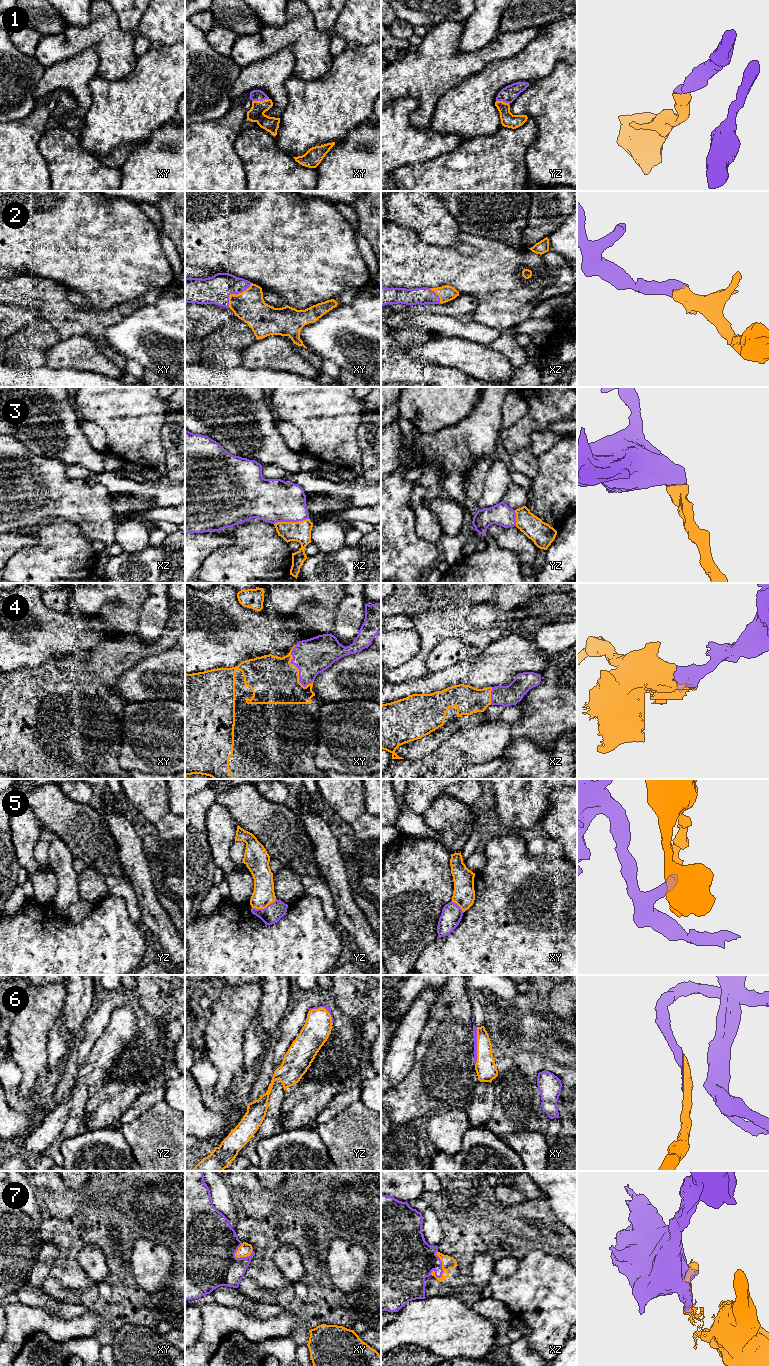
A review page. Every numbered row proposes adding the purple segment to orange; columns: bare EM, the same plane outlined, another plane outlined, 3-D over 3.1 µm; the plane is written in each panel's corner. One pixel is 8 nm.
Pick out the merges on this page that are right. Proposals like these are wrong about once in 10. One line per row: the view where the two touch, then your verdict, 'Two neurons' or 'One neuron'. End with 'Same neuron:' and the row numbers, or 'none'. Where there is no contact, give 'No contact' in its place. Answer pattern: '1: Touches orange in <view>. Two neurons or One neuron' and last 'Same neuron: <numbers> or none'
1: Touches orange in xy. One neuron
2: Touches orange in xy. One neuron
3: Touches orange in xz. One neuron
4: Touches orange in xy. One neuron
5: Touches orange in yz. Two neurons
6: Touches orange in xy. One neuron
7: Touches orange in xz. One neuron
Same neuron: 1, 2, 3, 4, 6, 7

